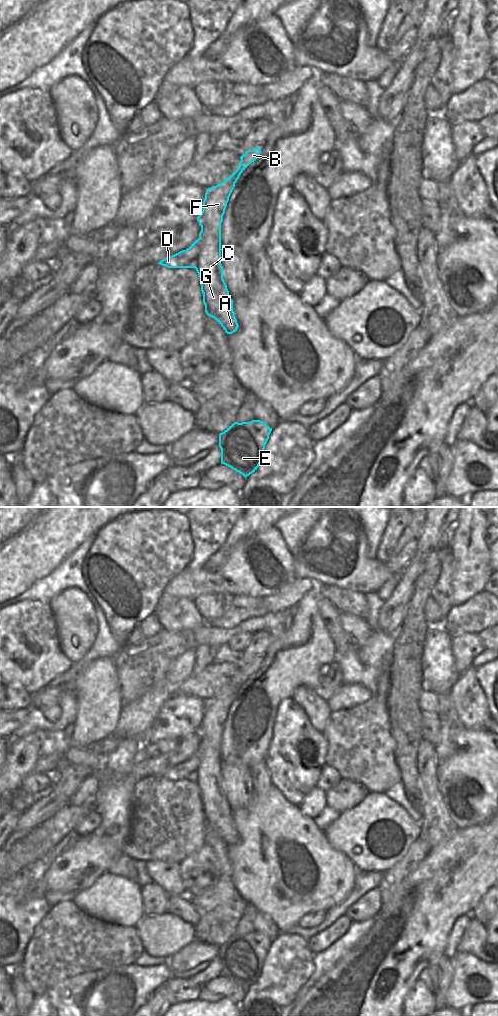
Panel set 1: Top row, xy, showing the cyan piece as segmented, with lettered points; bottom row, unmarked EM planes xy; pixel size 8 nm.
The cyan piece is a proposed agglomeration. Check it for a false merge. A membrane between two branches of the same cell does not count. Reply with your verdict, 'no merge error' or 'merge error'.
merge error

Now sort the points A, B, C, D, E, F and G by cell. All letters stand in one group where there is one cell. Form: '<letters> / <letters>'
A B C E F G / D

